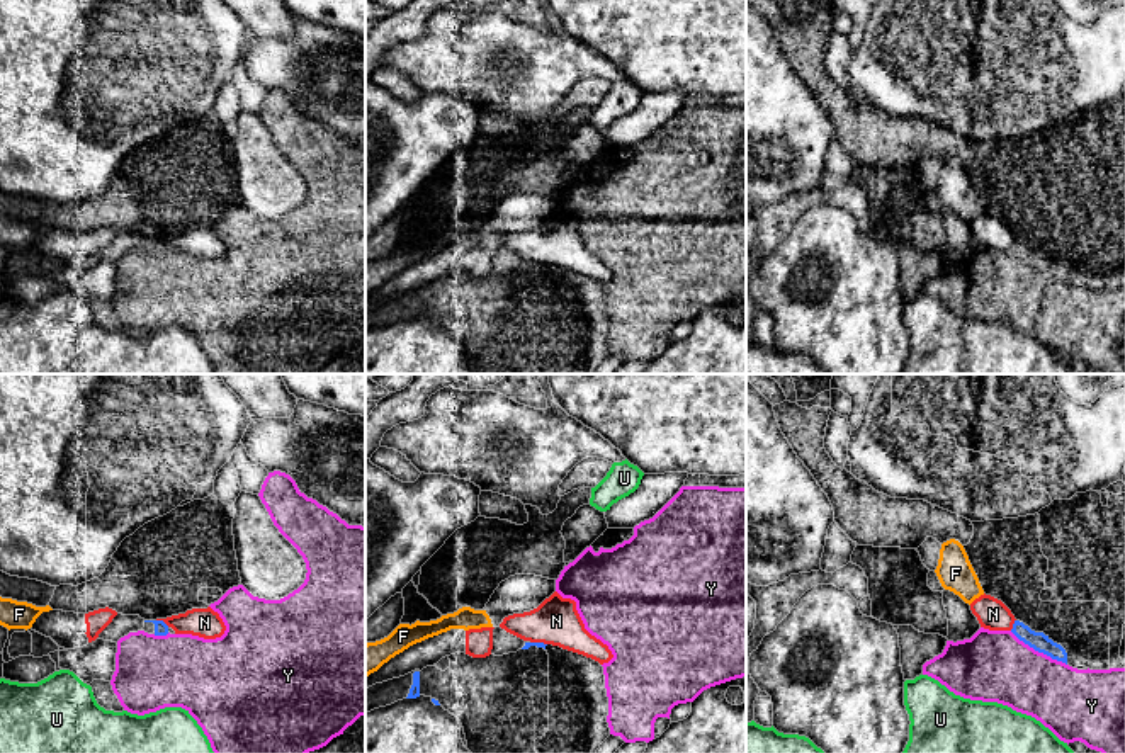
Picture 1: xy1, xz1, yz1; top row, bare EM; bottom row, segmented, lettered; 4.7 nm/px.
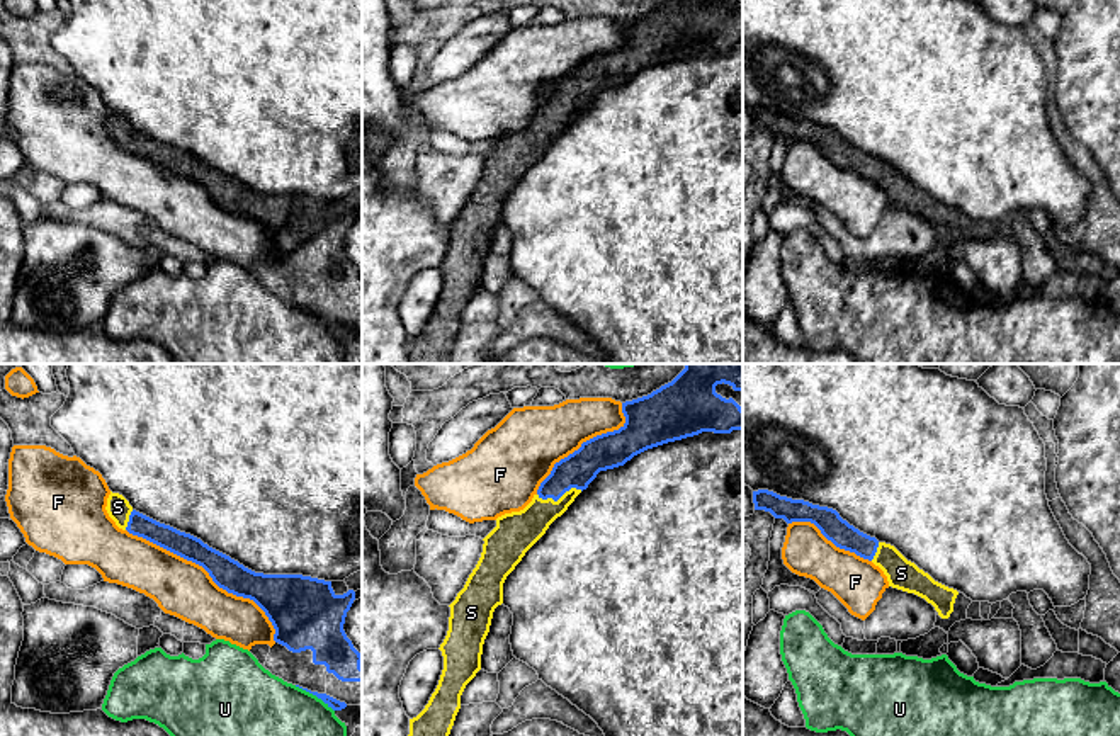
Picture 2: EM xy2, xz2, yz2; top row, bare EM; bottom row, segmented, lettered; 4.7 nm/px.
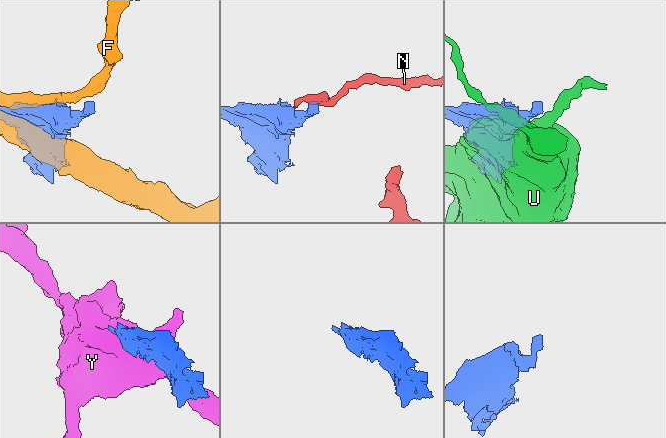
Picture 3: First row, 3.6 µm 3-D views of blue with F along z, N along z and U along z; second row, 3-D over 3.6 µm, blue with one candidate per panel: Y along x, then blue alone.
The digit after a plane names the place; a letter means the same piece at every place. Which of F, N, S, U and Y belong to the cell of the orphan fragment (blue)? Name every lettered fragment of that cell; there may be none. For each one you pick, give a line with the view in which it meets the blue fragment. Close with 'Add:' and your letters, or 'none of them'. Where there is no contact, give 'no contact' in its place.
S: meets blue in xz2
Add: S

